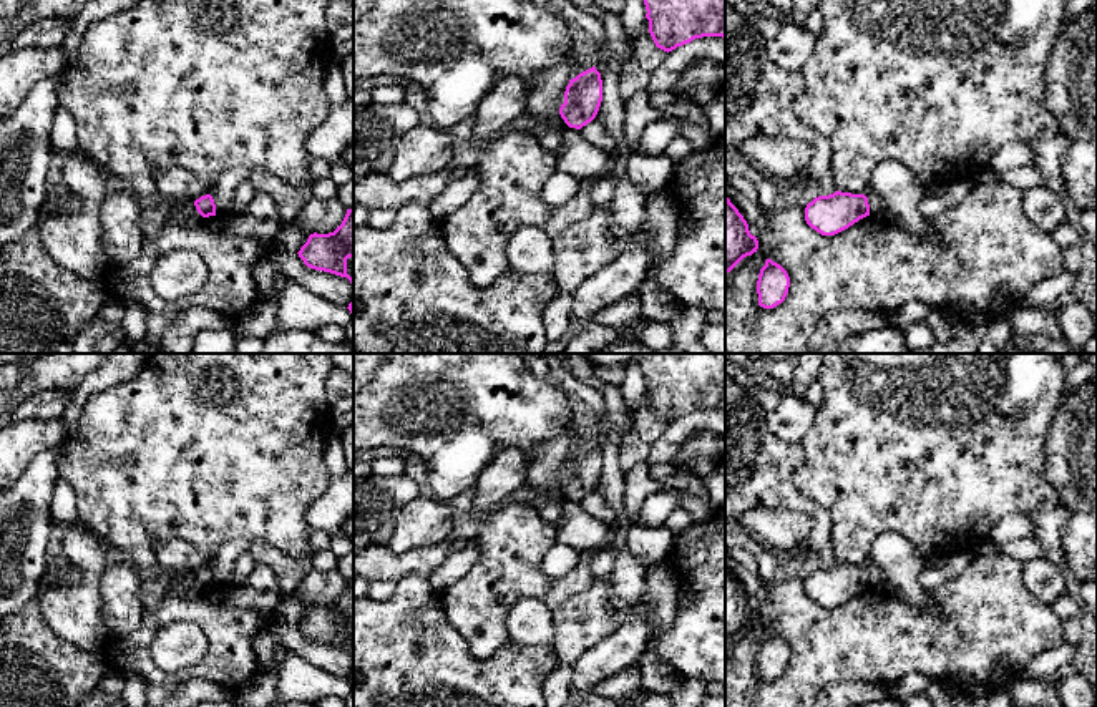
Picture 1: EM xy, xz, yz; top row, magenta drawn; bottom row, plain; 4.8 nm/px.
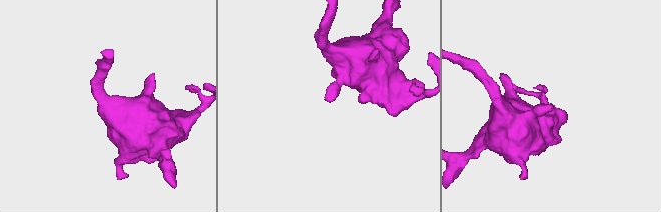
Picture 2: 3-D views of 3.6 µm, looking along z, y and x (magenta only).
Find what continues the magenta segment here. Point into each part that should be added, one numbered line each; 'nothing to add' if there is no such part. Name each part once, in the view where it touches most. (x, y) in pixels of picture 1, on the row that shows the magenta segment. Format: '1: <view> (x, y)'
nothing to add

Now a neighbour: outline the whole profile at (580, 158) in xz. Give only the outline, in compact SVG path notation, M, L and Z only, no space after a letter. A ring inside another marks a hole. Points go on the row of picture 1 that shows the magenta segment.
M561 115L544 121L544 124L558 126L564 133L564 149L556 156L556 169L578 179L592 176L609 176L612 156L609 148L589 143L581 129L569 128Z

